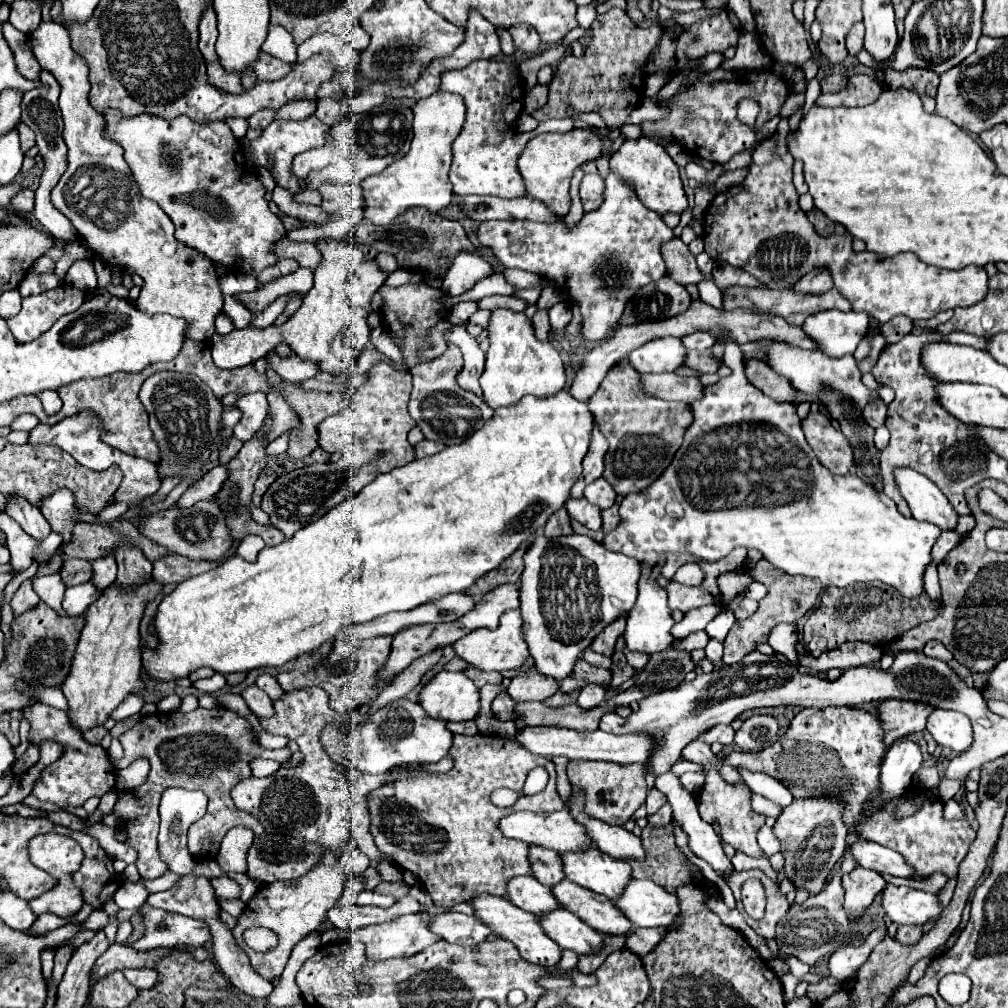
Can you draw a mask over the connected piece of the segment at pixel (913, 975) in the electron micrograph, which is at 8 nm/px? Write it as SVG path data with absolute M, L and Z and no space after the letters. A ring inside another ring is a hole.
M923 958L922 960L919 960L910 970L908 981L912 982L912 984L915 984L922 978L924 975L924 972L930 965L931 959L930 958Z

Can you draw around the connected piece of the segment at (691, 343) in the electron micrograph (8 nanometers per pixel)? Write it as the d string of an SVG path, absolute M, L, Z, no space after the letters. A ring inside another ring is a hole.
M694 332L694 334L688 334L688 336L680 338L680 340L682 340L686 350L694 350L694 348L704 350L704 348L710 348L716 338L712 338L710 332Z

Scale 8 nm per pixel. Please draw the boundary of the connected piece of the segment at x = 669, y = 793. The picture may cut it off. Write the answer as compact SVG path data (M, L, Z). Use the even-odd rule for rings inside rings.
M670 772L660 774L660 776L656 776L656 780L654 780L654 788L658 788L660 792L664 792L666 798L668 798L668 802L672 804L674 822L688 834L688 846L690 846L690 850L692 850L698 858L706 860L706 862L716 870L716 874L718 874L720 878L730 878L730 872L734 872L734 868L732 868L732 862L726 858L726 854L724 854L724 850L722 850L720 838L716 836L714 828L712 828L708 822L704 822L704 820L700 818L696 798L694 798L690 792L684 792L684 788L682 788L680 782L678 782L678 776L674 776L674 774L670 774Z

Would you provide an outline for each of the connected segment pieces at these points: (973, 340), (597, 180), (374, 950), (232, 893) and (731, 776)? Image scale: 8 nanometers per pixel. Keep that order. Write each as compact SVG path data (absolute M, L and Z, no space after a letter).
M954 332L945 336L945 342L953 343L953 344L962 344L967 346L972 346L976 349L986 351L987 344L985 337L977 337L975 335L963 333L963 332Z
M586 174L580 184L580 198L584 204L584 210L592 210L600 206L604 192L604 180L598 174Z
M400 916L392 922L372 924L352 932L352 938L366 944L368 960L388 960L398 956L414 956L432 946L440 938L428 932L428 926L416 916Z
M228 876L213 878L210 882L214 888L215 896L218 896L218 898L226 898L228 900L228 898L238 898L240 896L238 882L228 878Z
M722 766L722 768L720 768L720 776L722 776L728 784L740 784L740 782L744 782L742 776L740 776L740 772L738 772L736 768L732 768L732 766Z

